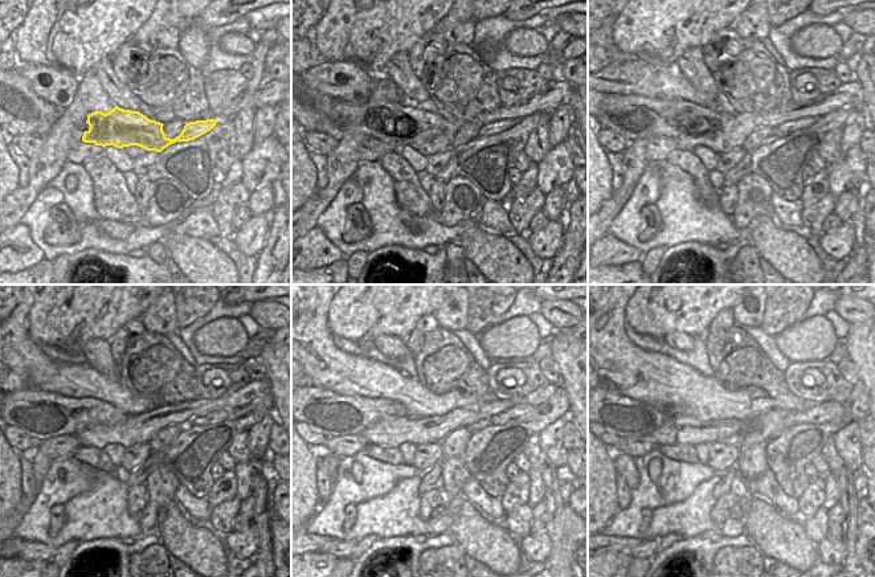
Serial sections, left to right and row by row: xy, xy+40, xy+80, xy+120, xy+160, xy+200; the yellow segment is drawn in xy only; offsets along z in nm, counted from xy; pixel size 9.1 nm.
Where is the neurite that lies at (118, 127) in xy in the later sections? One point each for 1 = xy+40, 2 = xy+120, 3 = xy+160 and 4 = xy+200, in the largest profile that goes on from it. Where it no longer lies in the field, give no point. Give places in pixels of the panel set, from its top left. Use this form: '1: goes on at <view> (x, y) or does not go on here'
1: goes on at xy+40 (343, 117)
2: goes on at xy+120 (40, 414)
3: goes on at xy+160 (330, 414)
4: goes on at xy+200 (622, 416)

